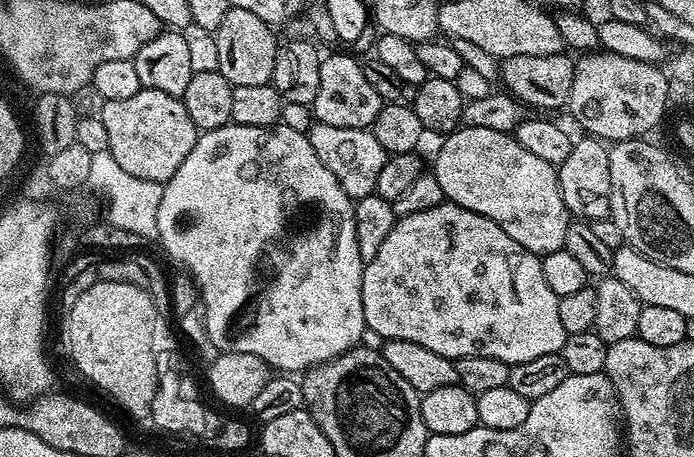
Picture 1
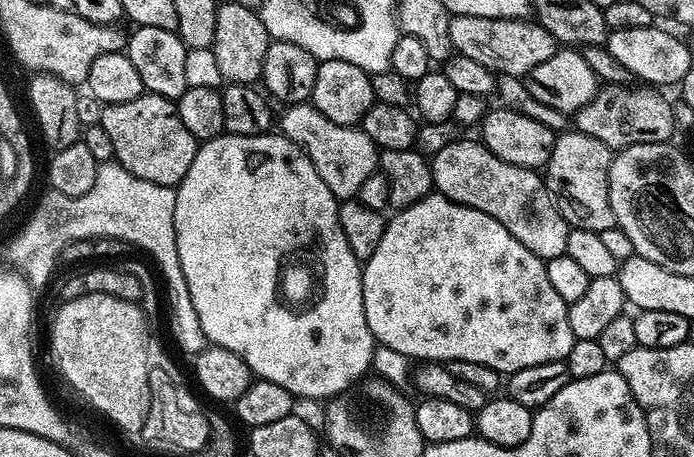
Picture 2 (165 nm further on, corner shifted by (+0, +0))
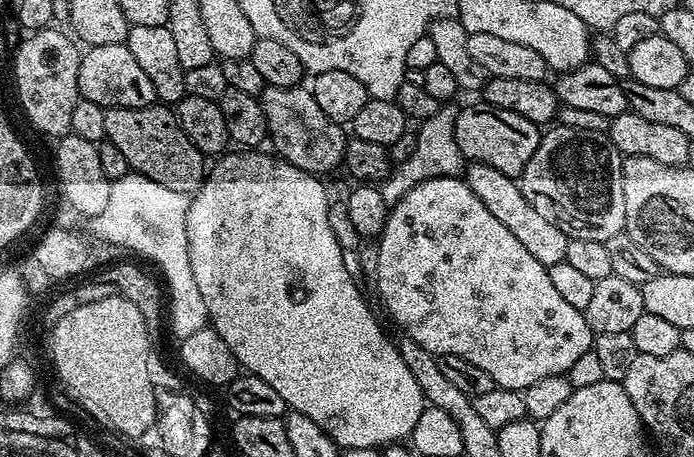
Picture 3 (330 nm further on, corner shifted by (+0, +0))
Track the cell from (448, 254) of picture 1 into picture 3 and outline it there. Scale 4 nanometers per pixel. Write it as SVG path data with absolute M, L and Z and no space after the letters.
M439 176L433 180L422 182L414 186L403 196L397 204L391 205L388 220L384 224L384 231L378 237L380 249L376 252L376 288L380 291L380 300L388 311L388 316L404 331L403 335L422 346L433 356L457 356L466 358L466 362L474 362L474 366L486 370L490 374L493 385L498 388L511 388L523 390L538 382L541 378L562 376L568 373L570 366L582 354L586 354L593 347L594 334L586 322L583 311L569 306L565 300L554 290L550 283L550 274L542 262L534 258L526 247L522 246L518 238L514 236L494 215L490 214L486 206L474 194L470 186L463 179L455 176Z

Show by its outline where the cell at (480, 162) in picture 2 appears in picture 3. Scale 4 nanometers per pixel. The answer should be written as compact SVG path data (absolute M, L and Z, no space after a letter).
M473 161L464 170L464 181L468 184L474 194L490 214L494 215L522 244L534 255L544 267L556 265L566 259L567 244L569 237L560 230L556 224L542 217L540 209L530 202L527 202L522 194L519 183L511 176L506 176L492 166Z

